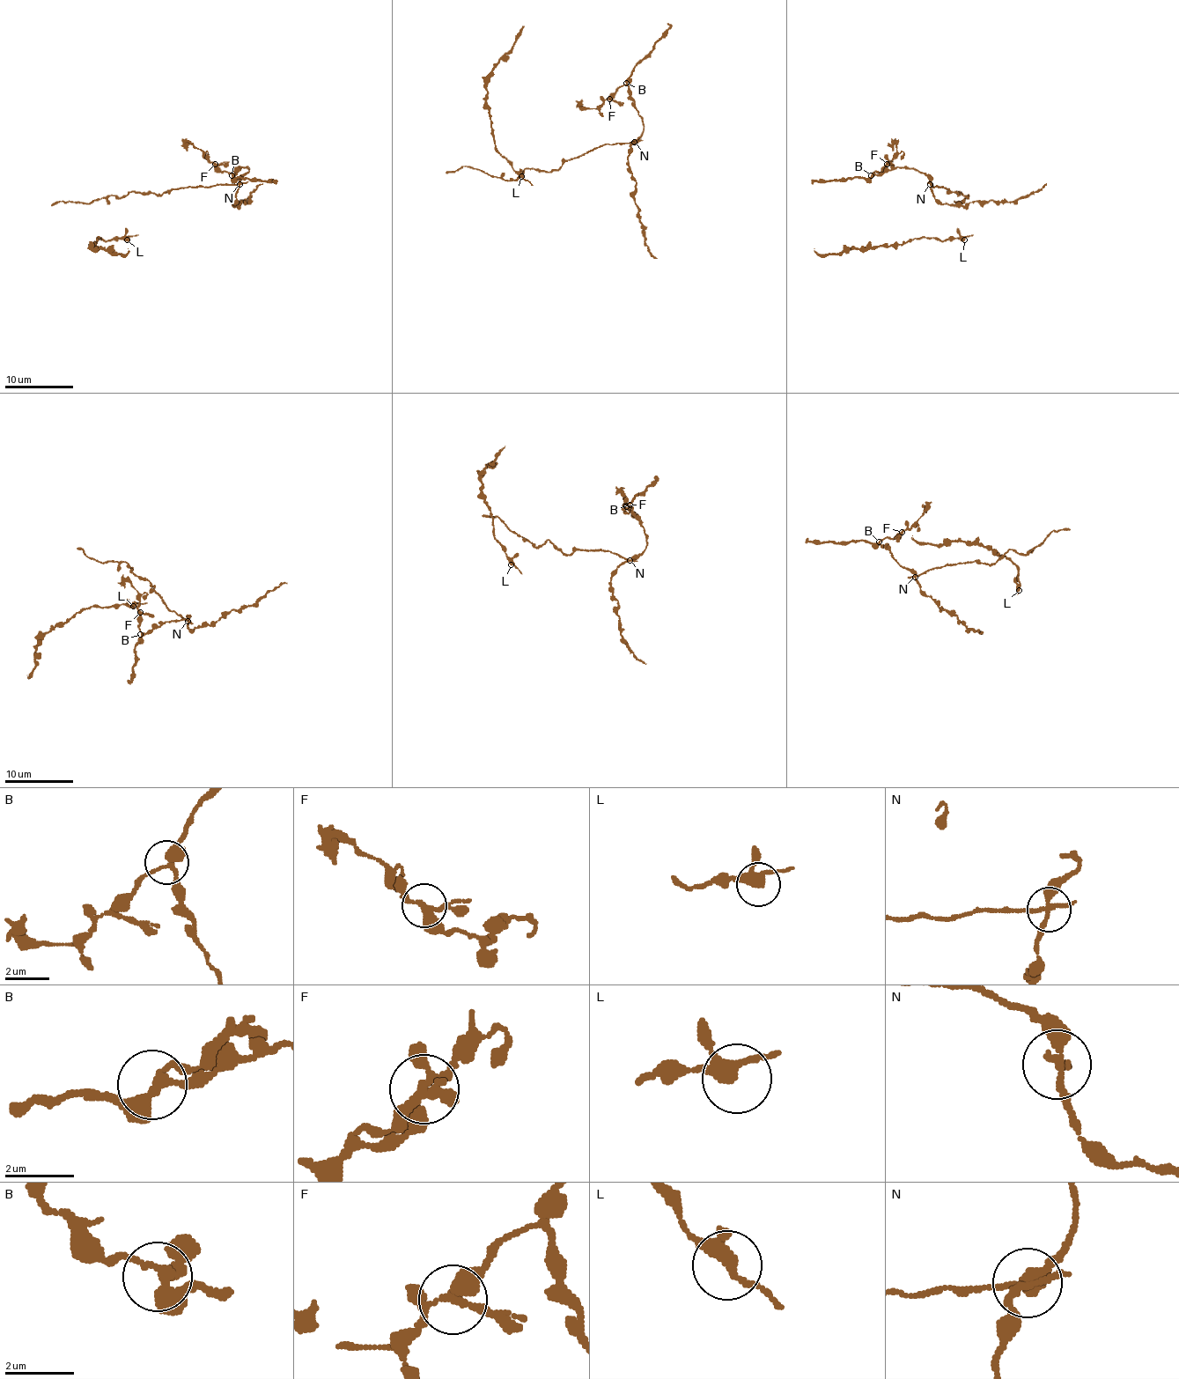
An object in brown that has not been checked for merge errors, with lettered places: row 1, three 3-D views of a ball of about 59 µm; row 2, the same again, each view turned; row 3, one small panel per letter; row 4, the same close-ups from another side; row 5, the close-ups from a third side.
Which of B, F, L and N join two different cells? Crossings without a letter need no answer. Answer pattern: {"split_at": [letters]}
{"split_at": ["F", "N"]}

